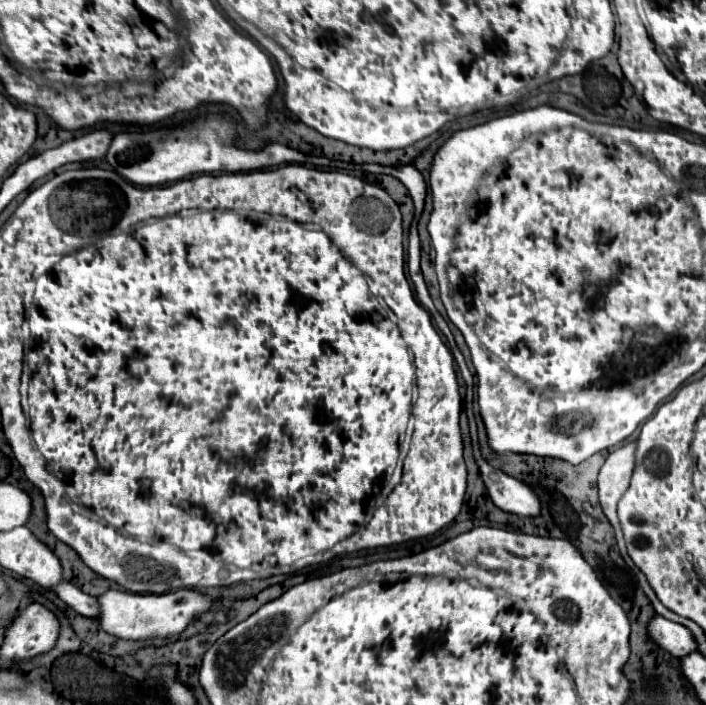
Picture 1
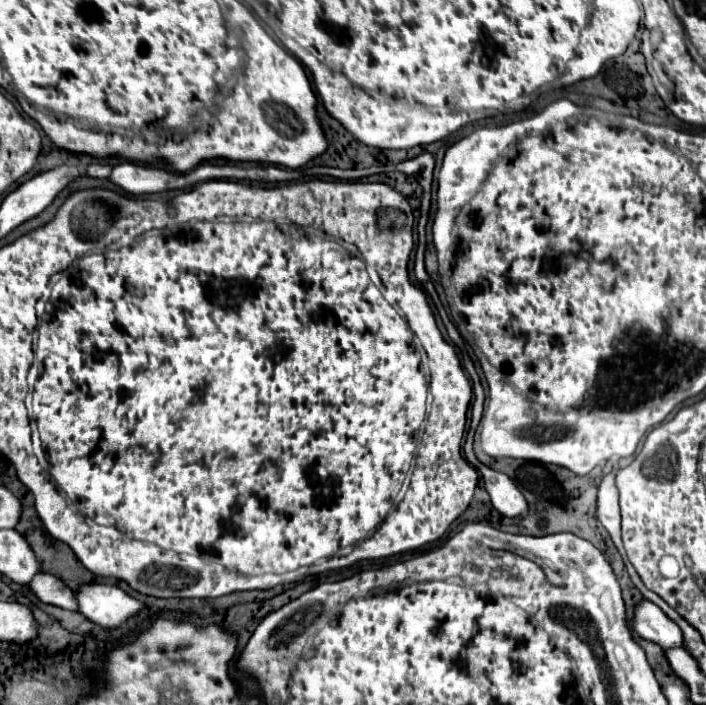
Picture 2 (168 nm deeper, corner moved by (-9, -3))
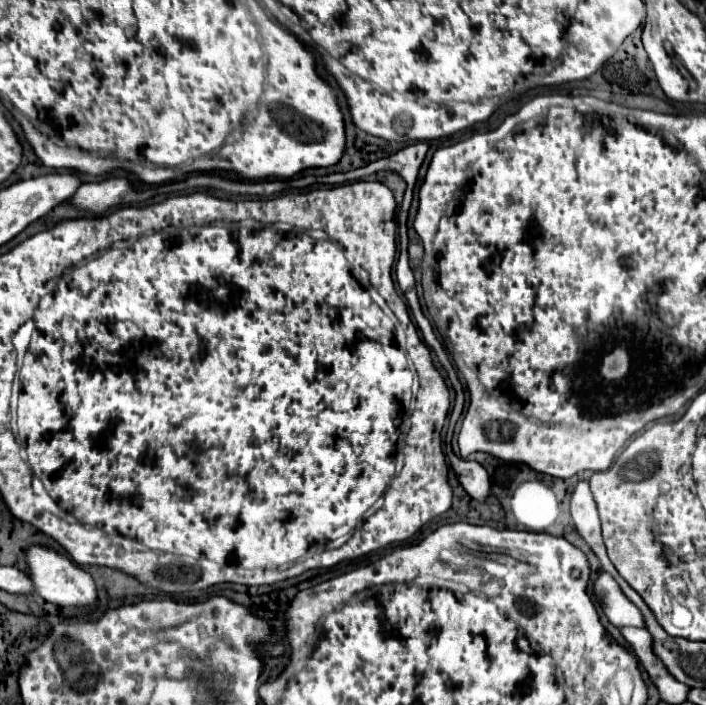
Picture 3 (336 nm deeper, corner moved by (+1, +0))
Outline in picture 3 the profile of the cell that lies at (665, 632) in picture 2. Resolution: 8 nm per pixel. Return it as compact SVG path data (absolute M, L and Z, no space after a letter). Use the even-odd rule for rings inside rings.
M603 573L597 583L595 583L595 595L603 595L601 603L603 603L603 611L607 615L607 619L615 625L633 625L633 627L645 627L645 619L643 613L639 611L637 605L633 605L627 595L621 591L621 587L617 585L617 581L609 575Z

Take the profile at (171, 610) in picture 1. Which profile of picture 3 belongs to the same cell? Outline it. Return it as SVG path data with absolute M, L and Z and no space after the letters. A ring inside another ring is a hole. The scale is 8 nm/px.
M33 545L33 549L27 551L27 565L29 565L29 577L35 583L35 593L41 595L45 601L55 603L59 607L91 607L97 603L97 585L93 577L59 555L57 551L41 545Z

